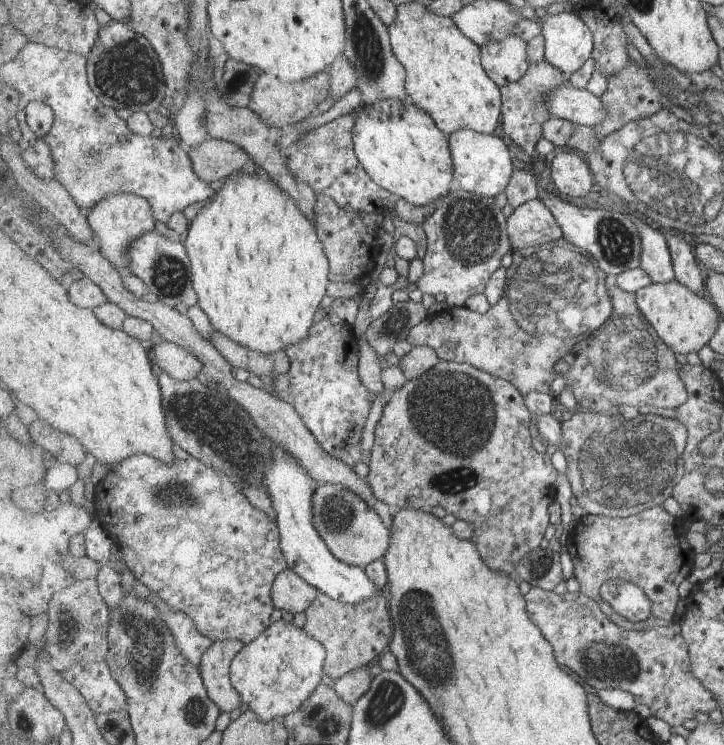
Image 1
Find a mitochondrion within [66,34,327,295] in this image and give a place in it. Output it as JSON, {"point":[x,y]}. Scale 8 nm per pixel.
{"point":[124,74]}

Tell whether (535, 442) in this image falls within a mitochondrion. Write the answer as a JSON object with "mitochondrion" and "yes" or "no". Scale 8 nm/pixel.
{"mitochondrion":"no"}

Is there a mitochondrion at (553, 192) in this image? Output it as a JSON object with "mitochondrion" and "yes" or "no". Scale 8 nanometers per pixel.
{"mitochondrion":"no"}

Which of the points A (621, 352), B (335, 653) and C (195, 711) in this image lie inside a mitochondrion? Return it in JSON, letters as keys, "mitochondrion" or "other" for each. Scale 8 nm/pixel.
{"A":"mitochondrion","B":"other","C":"mitochondrion"}

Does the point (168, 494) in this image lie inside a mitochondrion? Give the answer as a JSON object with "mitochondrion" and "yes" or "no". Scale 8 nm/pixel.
{"mitochondrion":"yes"}

